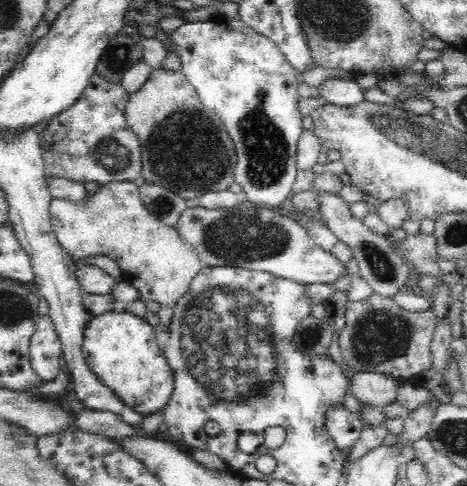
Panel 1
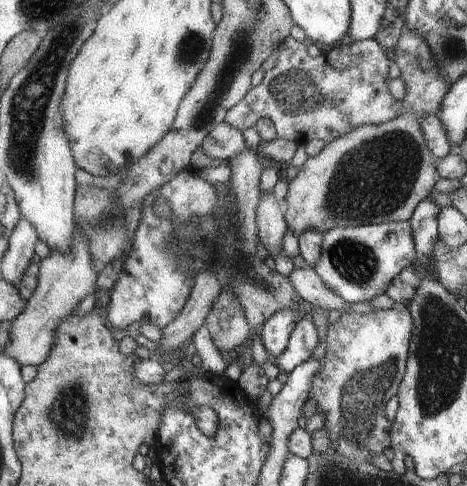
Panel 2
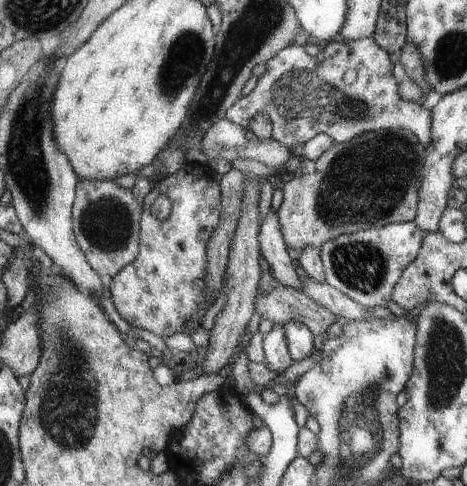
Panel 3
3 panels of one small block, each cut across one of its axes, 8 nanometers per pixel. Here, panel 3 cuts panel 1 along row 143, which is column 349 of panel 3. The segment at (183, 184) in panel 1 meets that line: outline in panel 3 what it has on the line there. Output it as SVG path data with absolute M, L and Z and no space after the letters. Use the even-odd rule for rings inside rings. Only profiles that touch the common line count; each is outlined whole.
M381 128L349 140L347 144L331 144L317 160L301 160L293 178L283 186L283 202L277 210L281 234L287 246L301 252L303 248L321 248L325 242L341 234L353 234L369 228L383 228L385 224L413 222L417 216L419 188L425 180L425 144L409 130Z

